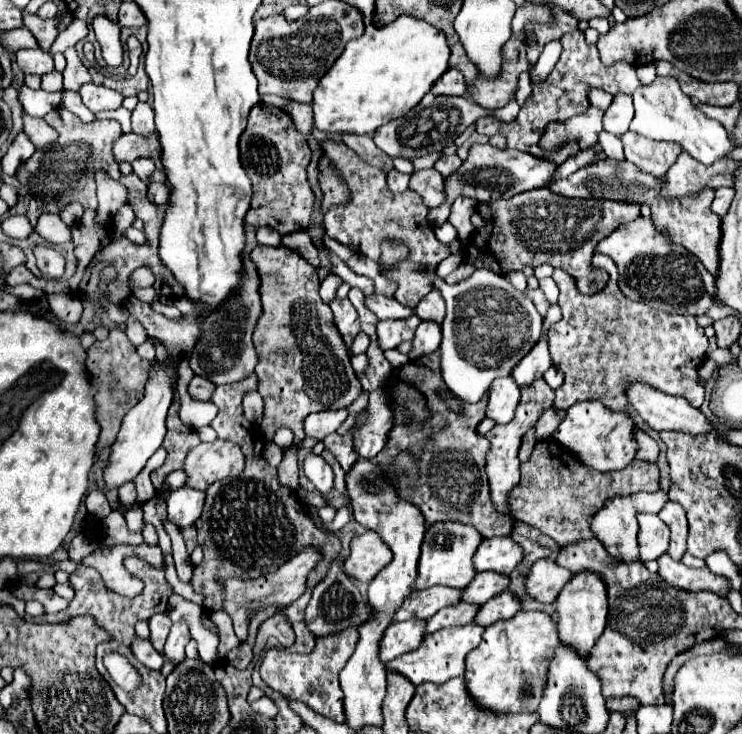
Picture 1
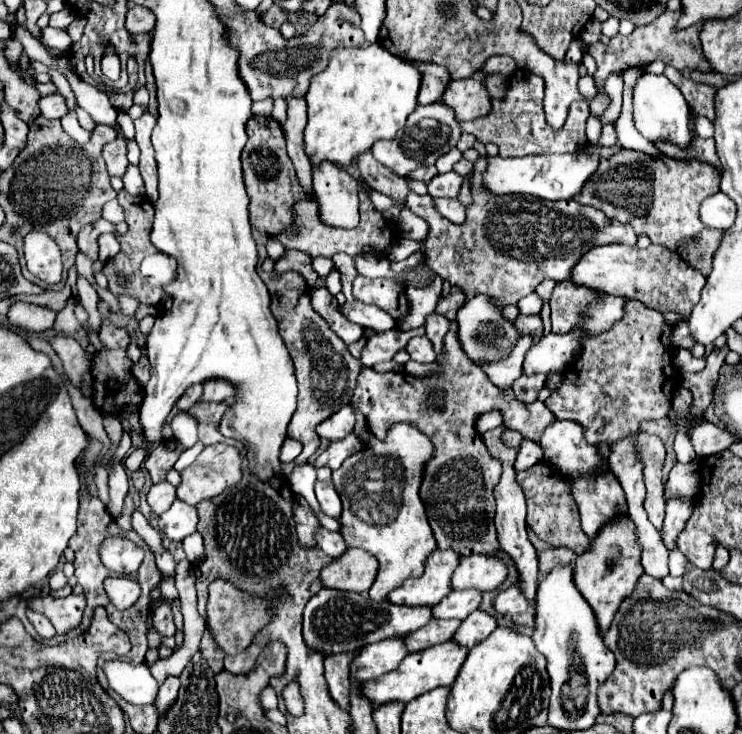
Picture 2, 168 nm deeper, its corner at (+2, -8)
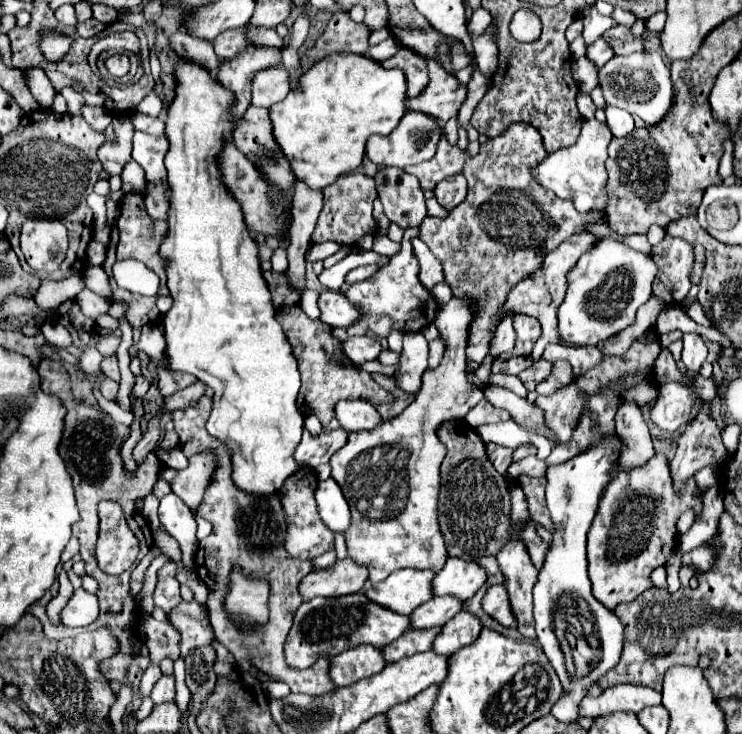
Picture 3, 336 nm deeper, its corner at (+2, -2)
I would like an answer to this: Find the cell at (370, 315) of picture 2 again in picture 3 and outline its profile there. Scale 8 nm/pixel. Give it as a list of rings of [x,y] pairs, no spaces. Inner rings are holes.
[[[321,291],[319,309],[321,309],[319,321],[323,321],[329,327],[347,327],[361,315],[359,309],[355,309],[347,301],[347,297],[337,291]]]

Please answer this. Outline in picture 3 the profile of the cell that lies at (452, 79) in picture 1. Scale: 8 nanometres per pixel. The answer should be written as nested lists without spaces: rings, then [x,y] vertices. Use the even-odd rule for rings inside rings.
[[[401,49],[395,57],[387,59],[381,63],[383,67],[397,67],[405,73],[405,81],[407,81],[407,97],[417,97],[419,91],[423,91],[423,87],[427,85],[429,77],[427,77],[427,65],[423,59],[419,59],[415,53],[409,53],[407,49]]]

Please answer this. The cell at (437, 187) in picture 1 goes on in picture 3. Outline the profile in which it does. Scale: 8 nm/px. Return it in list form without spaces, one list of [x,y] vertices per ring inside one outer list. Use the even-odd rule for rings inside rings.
[[[515,123],[509,125],[505,133],[501,133],[495,139],[489,139],[487,143],[481,145],[479,153],[471,159],[465,161],[463,165],[463,175],[469,183],[467,199],[457,205],[445,219],[435,219],[435,217],[425,217],[421,223],[419,237],[427,243],[431,253],[443,263],[445,271],[445,281],[449,283],[451,291],[455,297],[471,297],[477,301],[475,305],[475,319],[469,329],[469,345],[467,345],[467,357],[475,363],[483,363],[487,351],[489,351],[489,341],[493,339],[495,325],[493,317],[497,315],[499,307],[507,299],[507,293],[529,273],[533,273],[545,257],[545,251],[553,251],[561,241],[567,237],[581,233],[585,229],[585,223],[595,221],[595,223],[607,223],[605,217],[597,213],[577,213],[577,209],[559,199],[555,193],[543,189],[535,177],[531,177],[531,169],[543,161],[549,153],[543,149],[541,133],[527,123]]]

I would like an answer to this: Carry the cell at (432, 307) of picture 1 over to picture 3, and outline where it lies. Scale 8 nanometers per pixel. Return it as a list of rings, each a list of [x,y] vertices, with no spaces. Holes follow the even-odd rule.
[[[441,337],[429,343],[429,369],[435,369],[439,365],[439,361],[443,358],[443,353],[445,353],[445,345],[443,345]]]

